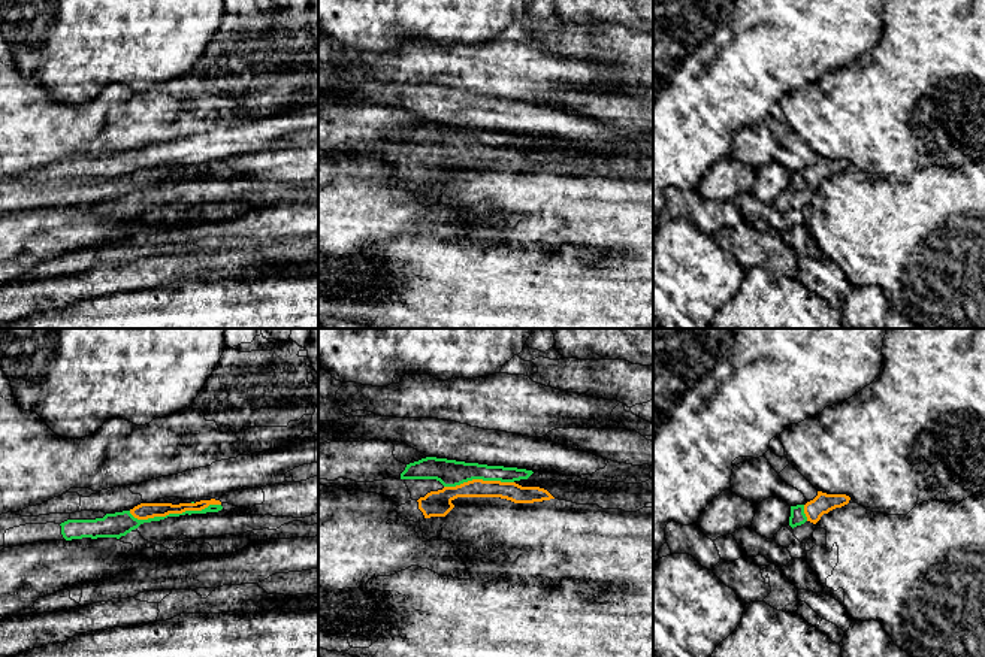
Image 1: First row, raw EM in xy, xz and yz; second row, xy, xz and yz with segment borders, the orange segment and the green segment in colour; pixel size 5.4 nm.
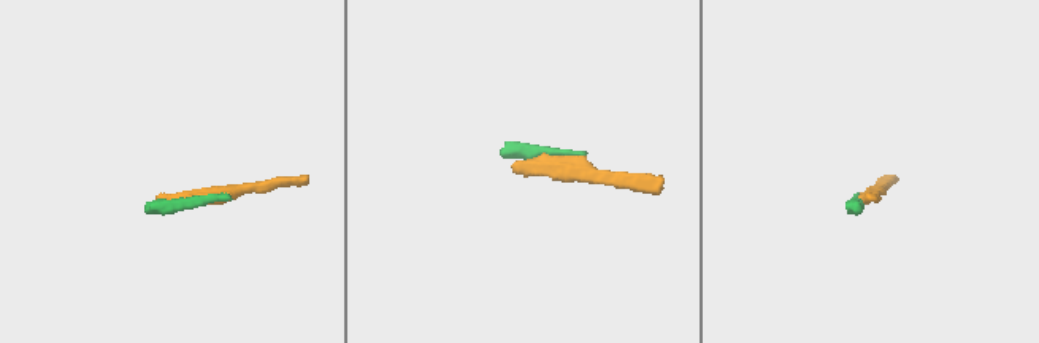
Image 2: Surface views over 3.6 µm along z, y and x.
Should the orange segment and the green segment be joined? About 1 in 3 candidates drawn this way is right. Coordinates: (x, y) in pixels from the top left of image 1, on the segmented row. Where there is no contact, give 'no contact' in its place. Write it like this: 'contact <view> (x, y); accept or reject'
contact xy (174, 512); accept

